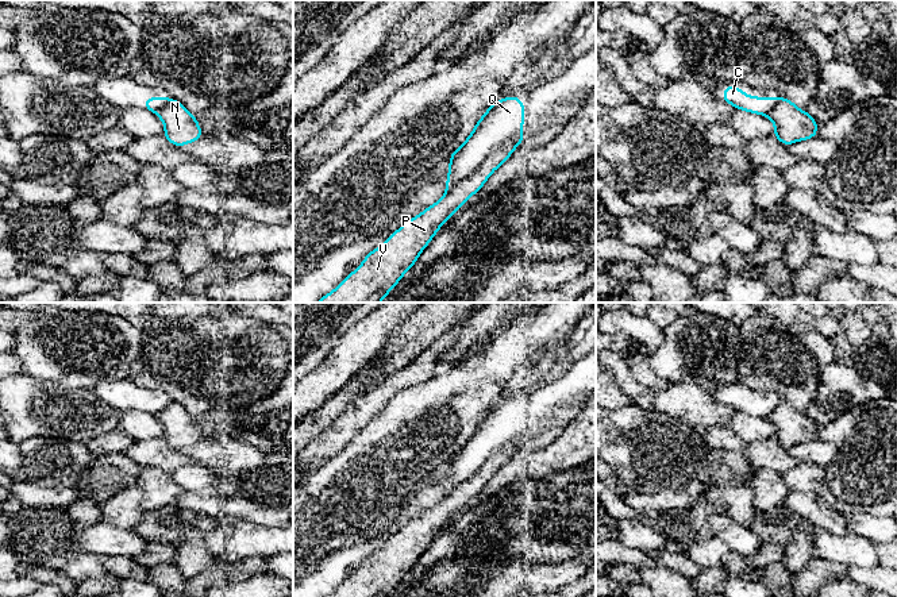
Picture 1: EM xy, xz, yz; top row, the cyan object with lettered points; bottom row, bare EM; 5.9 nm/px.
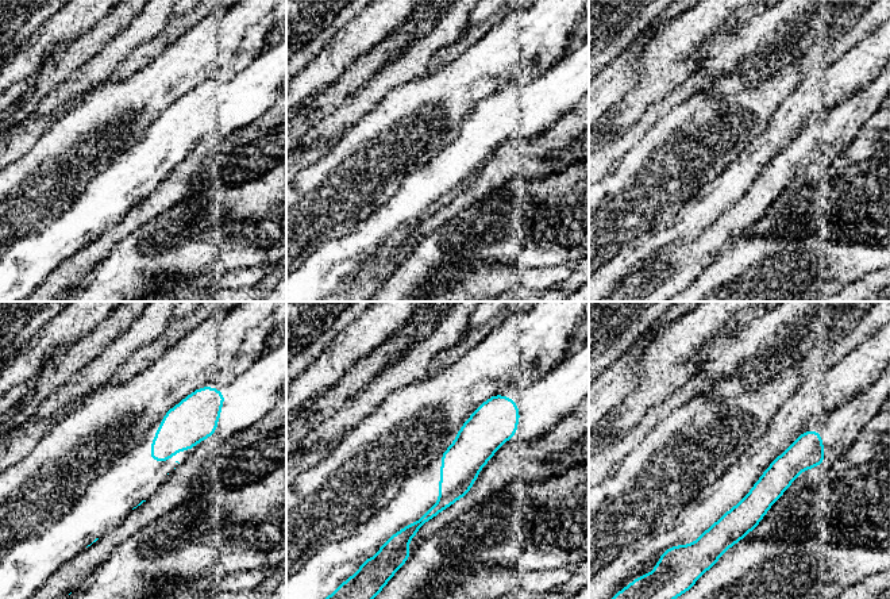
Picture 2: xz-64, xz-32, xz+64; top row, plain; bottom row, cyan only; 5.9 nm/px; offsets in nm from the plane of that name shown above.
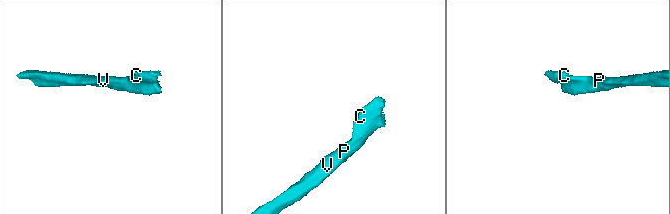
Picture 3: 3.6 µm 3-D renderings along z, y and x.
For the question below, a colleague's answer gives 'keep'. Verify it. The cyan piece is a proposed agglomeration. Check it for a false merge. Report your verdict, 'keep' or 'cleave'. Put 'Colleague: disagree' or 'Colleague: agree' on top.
Colleague: disagree
cleave

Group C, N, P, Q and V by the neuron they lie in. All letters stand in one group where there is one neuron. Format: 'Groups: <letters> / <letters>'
Groups: C Q / N P V

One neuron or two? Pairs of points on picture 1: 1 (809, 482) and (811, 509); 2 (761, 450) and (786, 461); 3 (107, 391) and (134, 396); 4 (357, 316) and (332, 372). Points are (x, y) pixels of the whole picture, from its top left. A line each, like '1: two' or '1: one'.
1: two
2: one
3: one
4: two

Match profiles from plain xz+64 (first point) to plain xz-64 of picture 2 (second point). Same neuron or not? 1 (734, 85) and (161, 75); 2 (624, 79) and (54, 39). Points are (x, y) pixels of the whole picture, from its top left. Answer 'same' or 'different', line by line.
1: same
2: same

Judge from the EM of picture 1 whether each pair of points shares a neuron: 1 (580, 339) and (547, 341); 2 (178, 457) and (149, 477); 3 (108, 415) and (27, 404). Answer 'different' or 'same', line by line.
1: different
2: different
3: same

